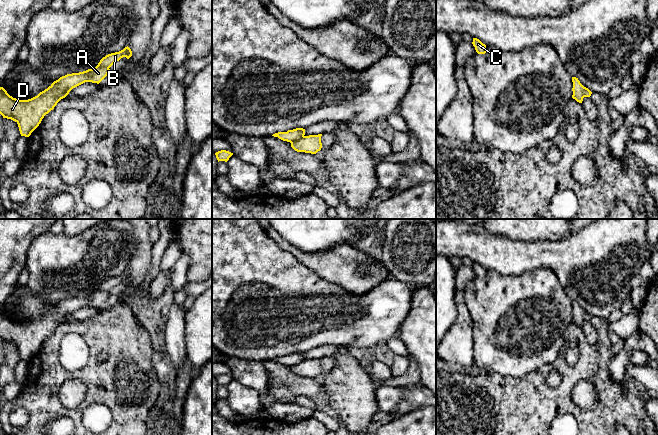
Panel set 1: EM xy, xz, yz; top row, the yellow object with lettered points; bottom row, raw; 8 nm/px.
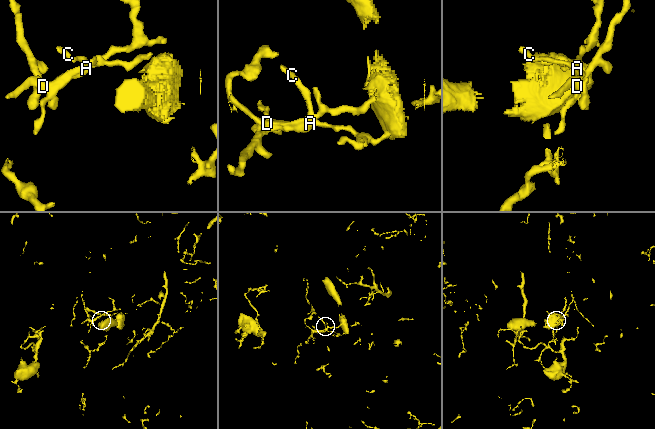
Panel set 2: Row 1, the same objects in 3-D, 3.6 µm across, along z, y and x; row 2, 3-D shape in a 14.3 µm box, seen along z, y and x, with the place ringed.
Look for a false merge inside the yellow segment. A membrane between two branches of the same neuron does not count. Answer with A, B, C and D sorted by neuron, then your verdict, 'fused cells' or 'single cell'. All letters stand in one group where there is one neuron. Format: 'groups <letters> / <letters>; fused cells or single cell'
groups A D / B C; fused cells

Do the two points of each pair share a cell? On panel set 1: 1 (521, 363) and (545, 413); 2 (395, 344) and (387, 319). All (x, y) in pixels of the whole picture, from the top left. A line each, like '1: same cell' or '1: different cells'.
1: different cells
2: different cells

